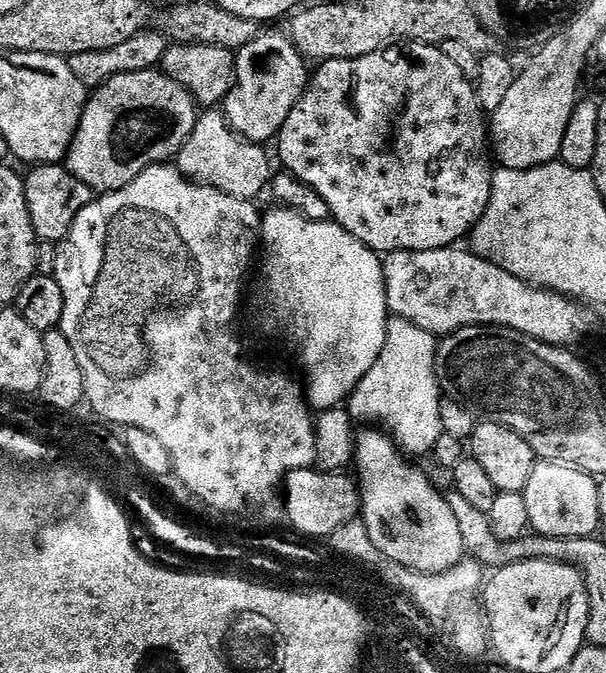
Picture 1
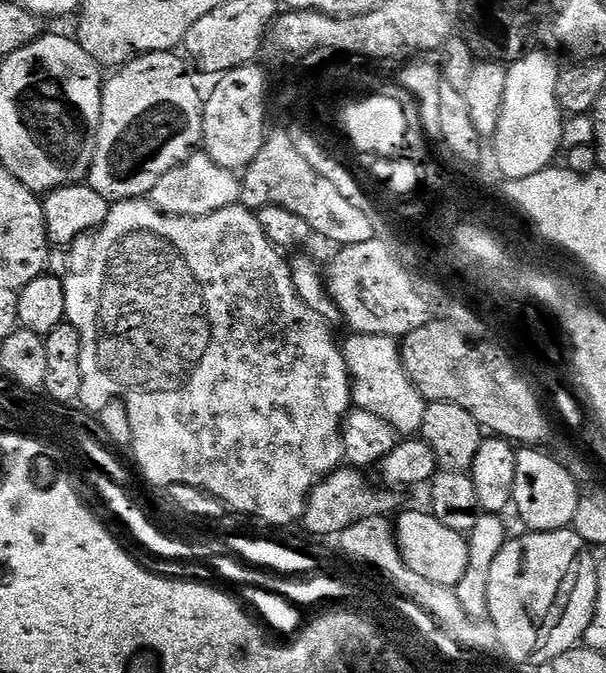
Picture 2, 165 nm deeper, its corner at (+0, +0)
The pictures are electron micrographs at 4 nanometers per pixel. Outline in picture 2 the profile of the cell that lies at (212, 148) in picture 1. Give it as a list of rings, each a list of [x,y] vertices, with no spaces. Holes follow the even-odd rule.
[[[197,151],[185,164],[179,164],[170,174],[158,178],[158,186],[150,194],[150,202],[168,216],[205,216],[240,203],[242,180],[235,172],[218,166],[207,152]]]

